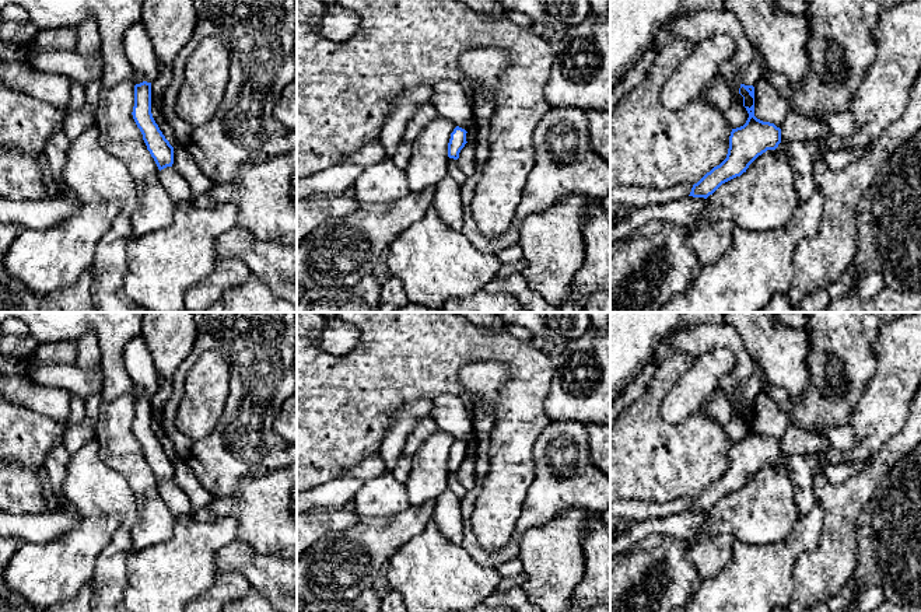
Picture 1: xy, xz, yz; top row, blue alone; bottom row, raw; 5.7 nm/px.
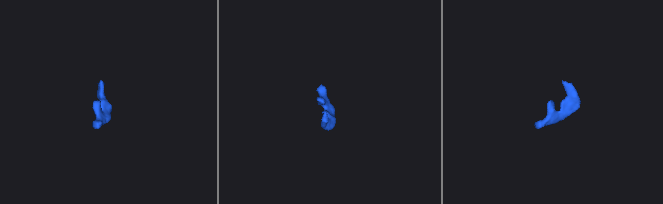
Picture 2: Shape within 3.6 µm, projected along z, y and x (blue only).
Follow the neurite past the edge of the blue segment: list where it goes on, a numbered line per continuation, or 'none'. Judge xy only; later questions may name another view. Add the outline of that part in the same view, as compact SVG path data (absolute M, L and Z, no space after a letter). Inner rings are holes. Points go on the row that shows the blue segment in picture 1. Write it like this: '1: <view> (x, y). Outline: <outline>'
1: xy (137, 46). Outline: M141 21L125 31L123 50L134 70L143 76L143 81L153 83L157 78L160 66L155 60L157 56L150 36Z

